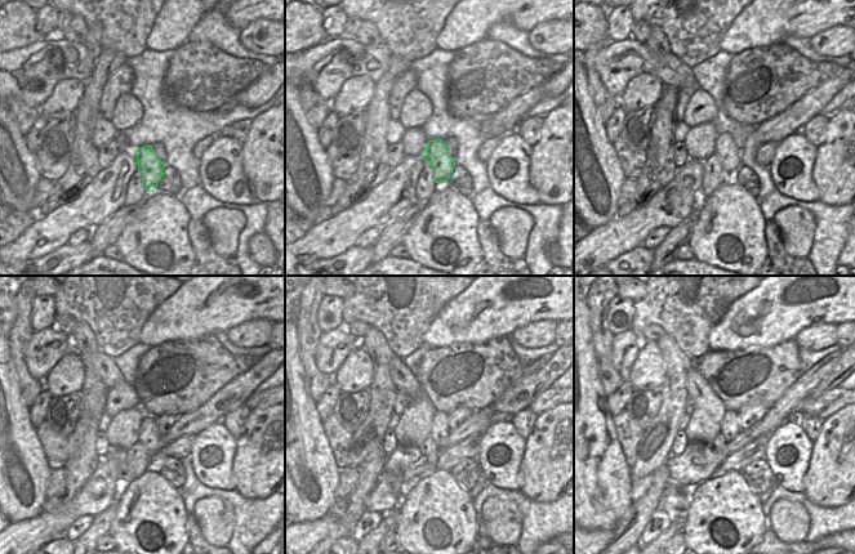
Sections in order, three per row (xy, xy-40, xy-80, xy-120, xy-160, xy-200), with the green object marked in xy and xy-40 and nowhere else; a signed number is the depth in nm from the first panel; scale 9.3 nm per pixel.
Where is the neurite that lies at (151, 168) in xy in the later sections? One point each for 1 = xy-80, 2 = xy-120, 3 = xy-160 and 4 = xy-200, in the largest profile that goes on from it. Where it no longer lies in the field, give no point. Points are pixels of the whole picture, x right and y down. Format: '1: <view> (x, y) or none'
1: xy-80 (726, 151)
2: xy-120 (150, 437)
3: xy-160 (440, 430)
4: xy-200 (729, 424)

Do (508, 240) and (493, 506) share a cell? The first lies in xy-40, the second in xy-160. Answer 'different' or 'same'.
same

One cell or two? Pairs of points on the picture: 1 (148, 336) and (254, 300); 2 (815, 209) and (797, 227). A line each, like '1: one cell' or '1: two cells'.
1: one cell
2: two cells

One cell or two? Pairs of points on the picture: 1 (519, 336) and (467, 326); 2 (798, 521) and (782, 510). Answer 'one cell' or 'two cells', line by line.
1: two cells
2: one cell

